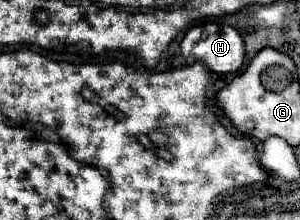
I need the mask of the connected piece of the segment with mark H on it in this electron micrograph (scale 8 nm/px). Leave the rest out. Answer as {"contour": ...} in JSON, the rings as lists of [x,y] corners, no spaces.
{"contour":[[[203,23],[191,27],[181,41],[185,61],[203,63],[213,73],[235,73],[243,65],[245,49],[241,35],[221,23]]]}

